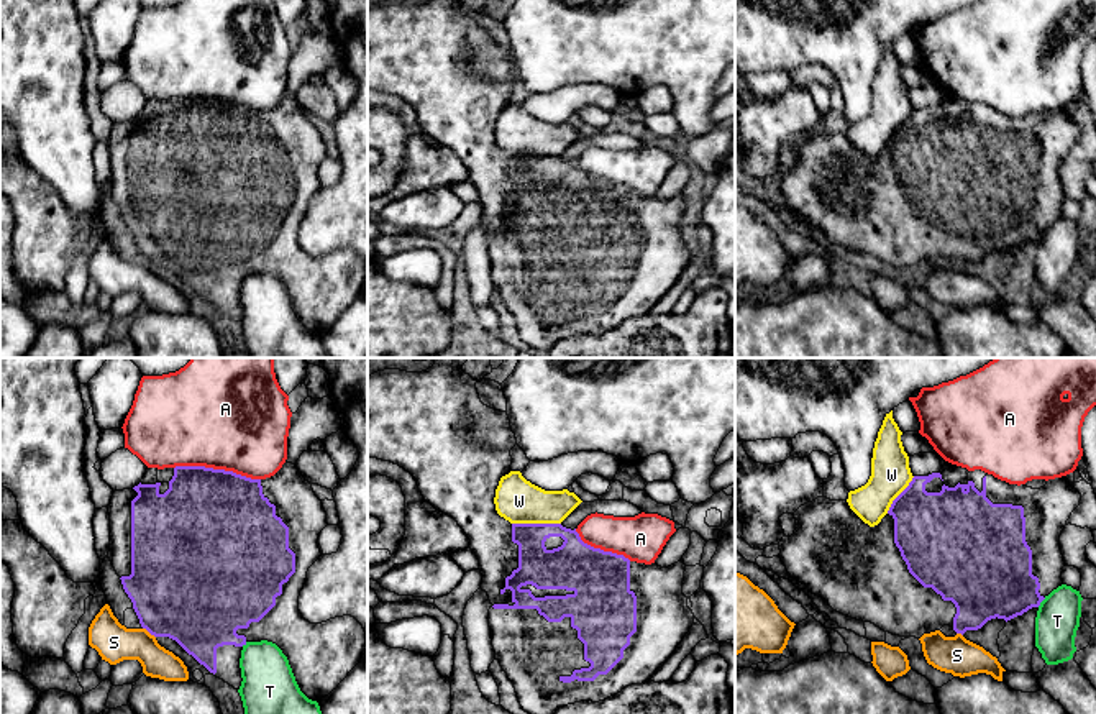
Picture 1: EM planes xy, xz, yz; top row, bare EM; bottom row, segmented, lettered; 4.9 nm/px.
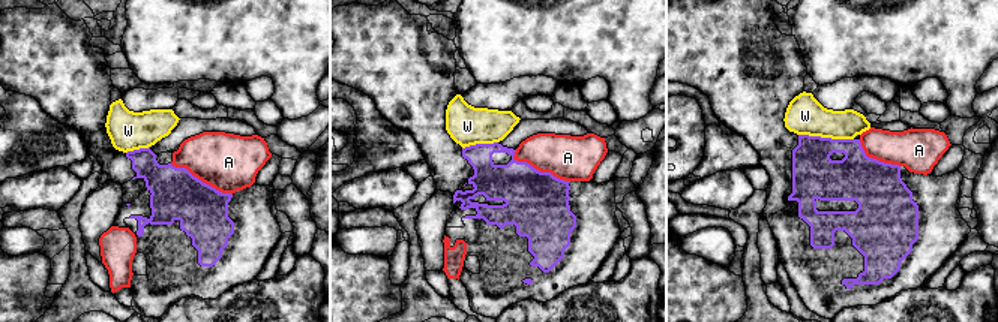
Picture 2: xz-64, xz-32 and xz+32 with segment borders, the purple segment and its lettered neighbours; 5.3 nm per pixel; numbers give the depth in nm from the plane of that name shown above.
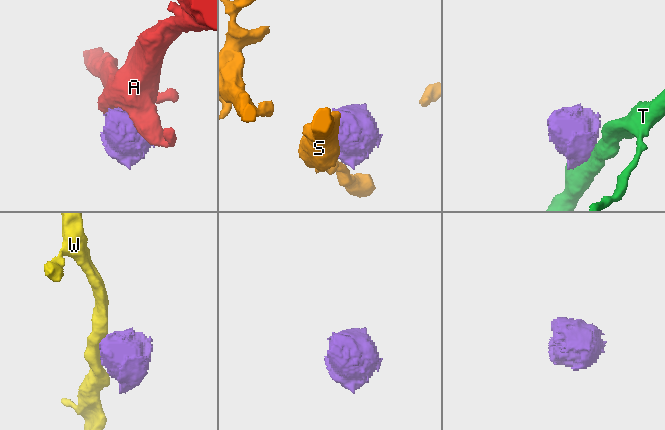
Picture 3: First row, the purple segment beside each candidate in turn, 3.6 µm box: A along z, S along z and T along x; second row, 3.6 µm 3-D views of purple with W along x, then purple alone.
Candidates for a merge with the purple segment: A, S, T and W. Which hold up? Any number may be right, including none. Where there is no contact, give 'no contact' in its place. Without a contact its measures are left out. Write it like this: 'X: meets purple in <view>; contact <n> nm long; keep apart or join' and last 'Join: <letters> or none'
A: meets purple in xy; contact 420 nm long; keep apart
S: meets purple in xy; contact 80 nm long; keep apart
T: meets purple in yz; contact 60 nm long; keep apart
W: meets purple in xz; contact 240 nm long; keep apart
Join: none

